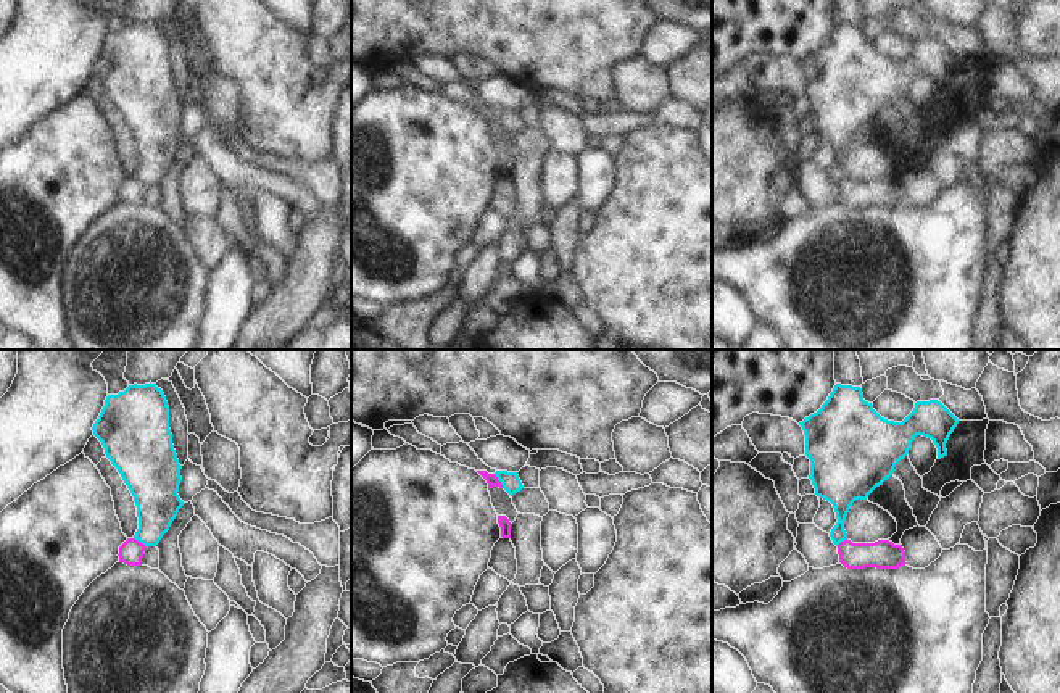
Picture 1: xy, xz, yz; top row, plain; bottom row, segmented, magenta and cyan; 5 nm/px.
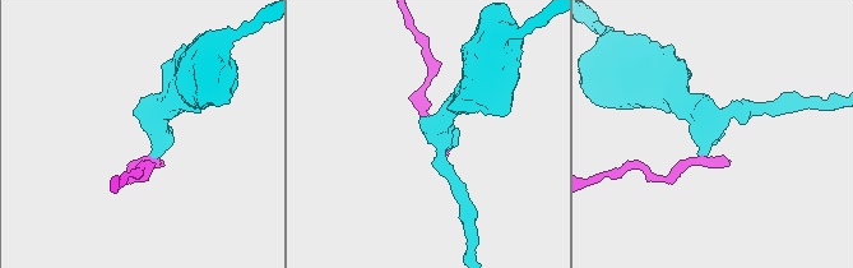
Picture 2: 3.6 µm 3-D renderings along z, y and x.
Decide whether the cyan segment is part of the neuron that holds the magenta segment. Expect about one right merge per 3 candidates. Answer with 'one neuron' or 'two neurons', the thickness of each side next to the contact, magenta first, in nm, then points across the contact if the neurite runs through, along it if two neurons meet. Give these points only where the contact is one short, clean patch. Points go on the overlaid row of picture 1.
two neurons | 60/90 nm | along xz (493, 474), (503, 487)

